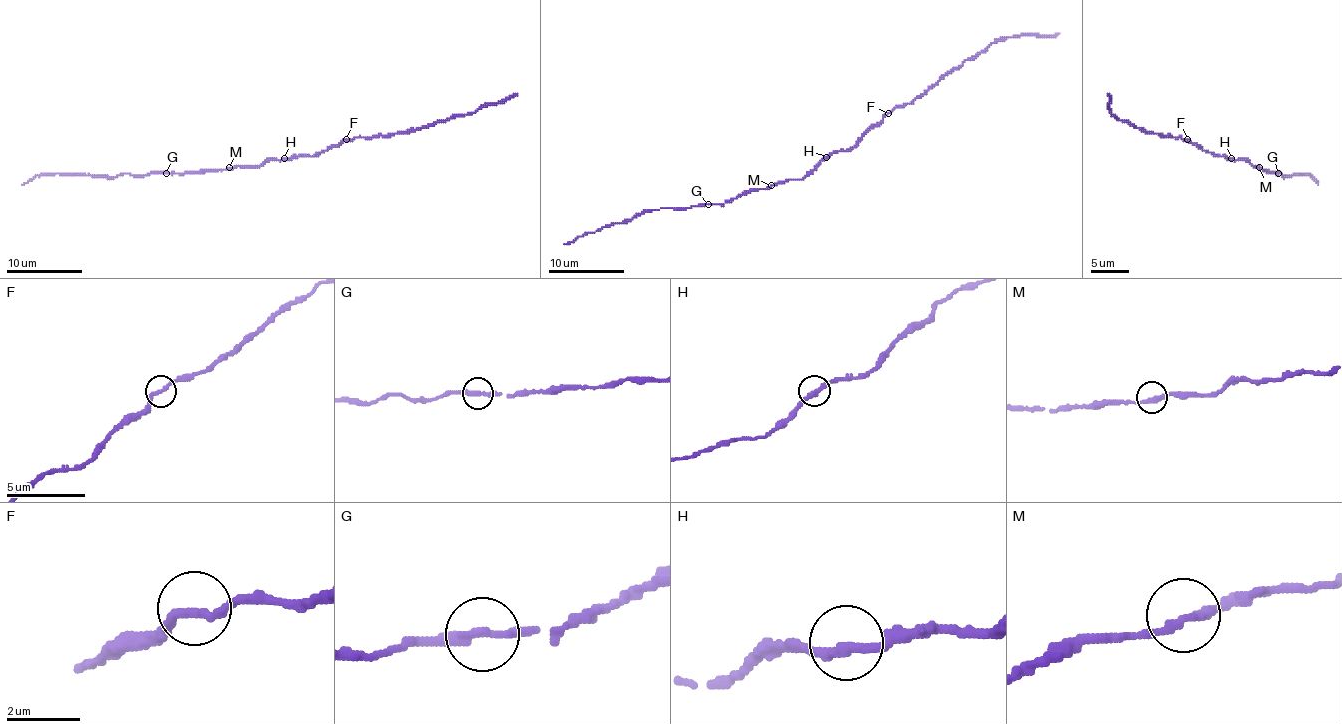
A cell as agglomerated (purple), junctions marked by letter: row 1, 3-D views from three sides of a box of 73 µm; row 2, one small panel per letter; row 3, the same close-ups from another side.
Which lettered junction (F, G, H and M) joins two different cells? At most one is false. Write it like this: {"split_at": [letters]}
{"split_at": []}

